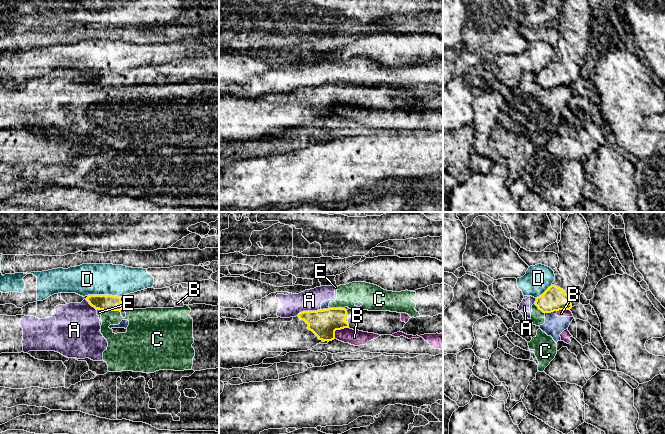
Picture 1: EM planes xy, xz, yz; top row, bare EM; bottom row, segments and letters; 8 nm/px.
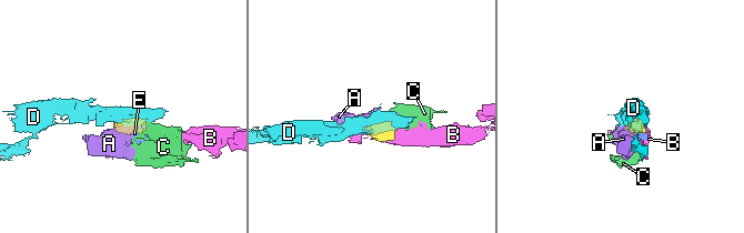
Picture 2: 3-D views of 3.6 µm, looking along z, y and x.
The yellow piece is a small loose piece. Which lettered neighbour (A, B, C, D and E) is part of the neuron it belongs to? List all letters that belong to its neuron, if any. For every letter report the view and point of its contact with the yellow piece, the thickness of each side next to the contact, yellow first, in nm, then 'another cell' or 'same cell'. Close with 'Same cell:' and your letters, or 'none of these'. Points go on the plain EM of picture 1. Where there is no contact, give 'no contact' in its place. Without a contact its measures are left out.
A: contact xz (308, 87); calibres 220 and 180 nm; another cell
B: contact xz (338, 105); calibres 220 and 130 nm; another cell
C: contact xy (111, 86); calibres 130 and 190 nm; another cell
D: contact xy (105, 71); calibres 130 and 260 nm; another cell
E: contact yz (550, 88); calibres 190 and 160 nm; another cell
Same cell: none of these

